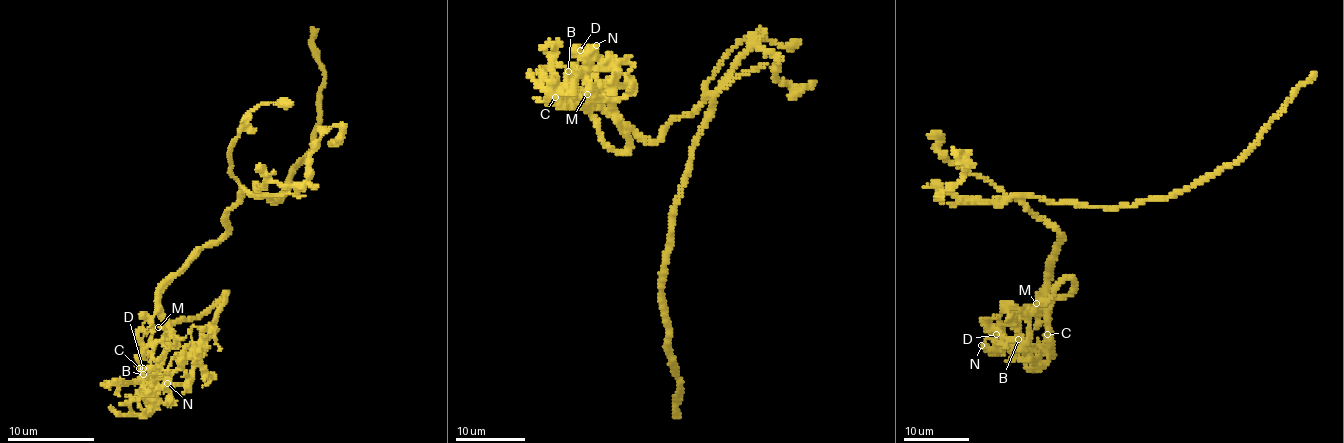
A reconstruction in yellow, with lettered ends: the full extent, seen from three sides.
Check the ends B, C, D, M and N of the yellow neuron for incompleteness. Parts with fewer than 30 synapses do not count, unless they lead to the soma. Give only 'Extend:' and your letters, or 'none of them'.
Extend: none of them

